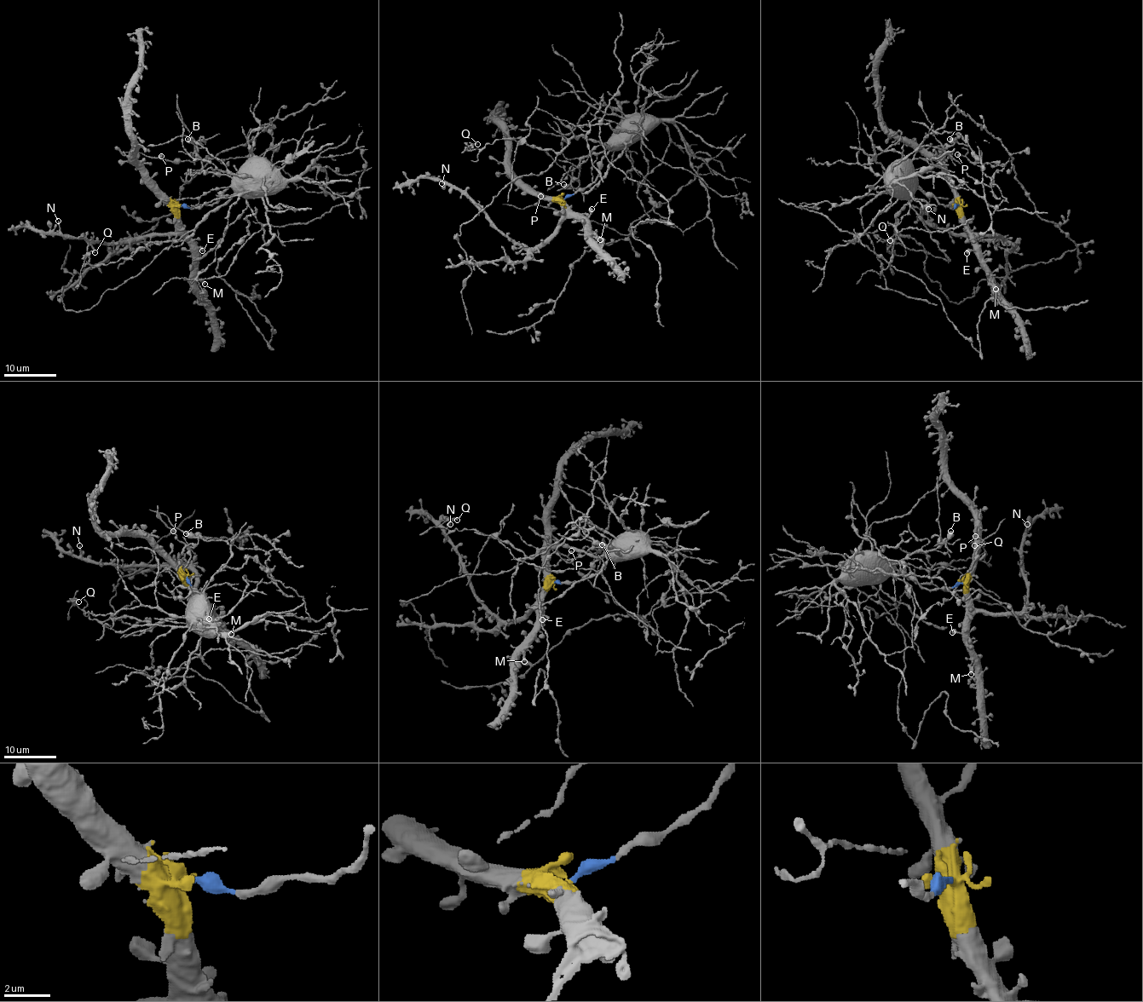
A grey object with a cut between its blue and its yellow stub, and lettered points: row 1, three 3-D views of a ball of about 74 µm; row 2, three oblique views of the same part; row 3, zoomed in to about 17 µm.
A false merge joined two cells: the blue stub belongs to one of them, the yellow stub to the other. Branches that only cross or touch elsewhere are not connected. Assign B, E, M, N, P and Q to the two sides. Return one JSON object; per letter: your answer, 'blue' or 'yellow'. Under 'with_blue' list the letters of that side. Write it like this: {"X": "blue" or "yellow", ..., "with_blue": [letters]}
{"B": "blue", "E": "yellow", "M": "yellow", "N": "yellow", "P": "blue", "Q": "blue", "with_blue": ["B", "P", "Q"]}

